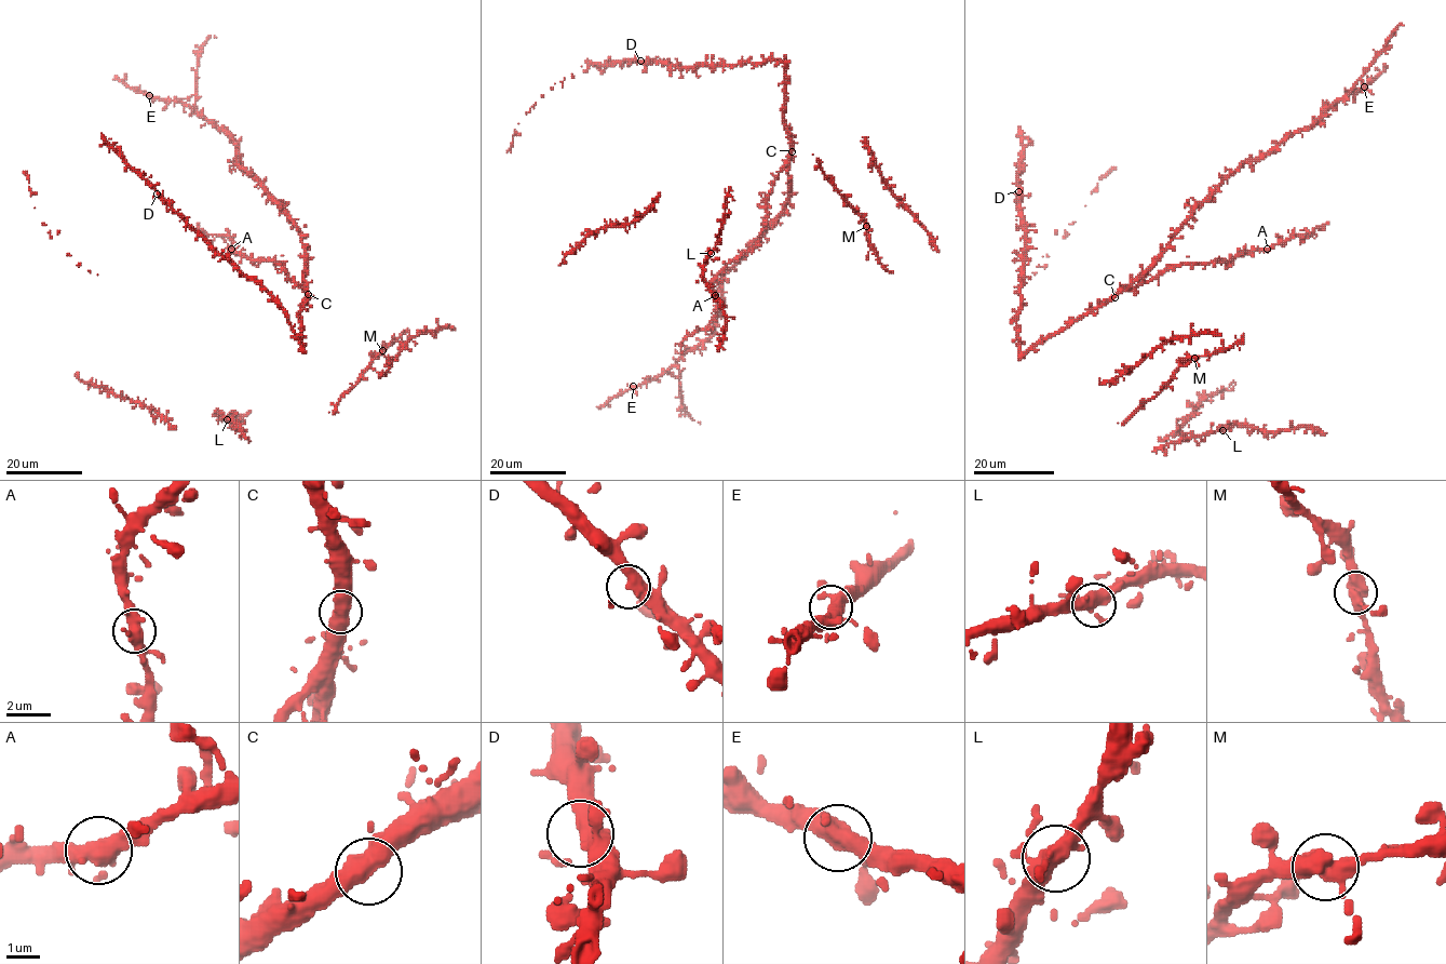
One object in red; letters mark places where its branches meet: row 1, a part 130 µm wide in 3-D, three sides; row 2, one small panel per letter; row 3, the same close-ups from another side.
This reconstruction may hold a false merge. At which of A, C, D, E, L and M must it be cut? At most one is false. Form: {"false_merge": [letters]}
{"false_merge": []}

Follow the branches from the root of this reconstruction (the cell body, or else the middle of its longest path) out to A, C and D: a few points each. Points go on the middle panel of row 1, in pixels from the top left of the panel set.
A: (784, 166), (767, 198), (760, 239), (734, 257), (717, 276), (713, 283), (715, 295)
C: (784, 166), (792, 151)
D: (784, 166), (791, 151), (791, 136), (784, 121), (783, 62), (769, 59), (730, 66), (681, 67), (640, 61)

